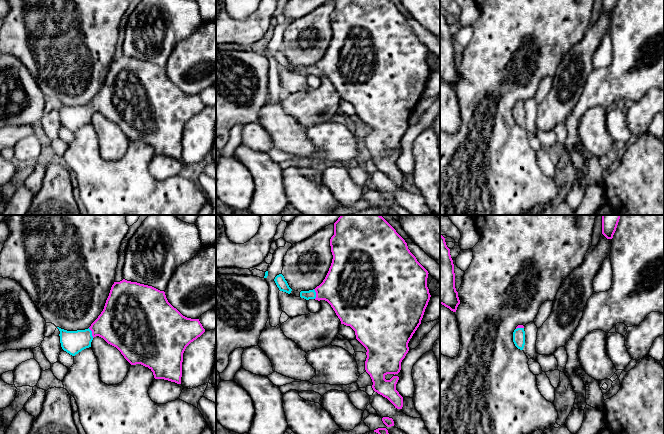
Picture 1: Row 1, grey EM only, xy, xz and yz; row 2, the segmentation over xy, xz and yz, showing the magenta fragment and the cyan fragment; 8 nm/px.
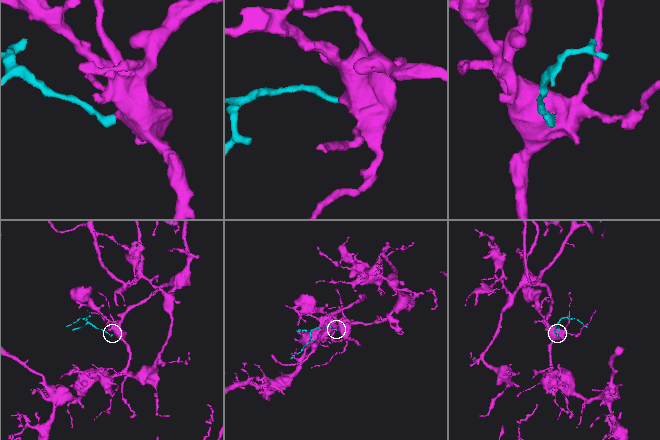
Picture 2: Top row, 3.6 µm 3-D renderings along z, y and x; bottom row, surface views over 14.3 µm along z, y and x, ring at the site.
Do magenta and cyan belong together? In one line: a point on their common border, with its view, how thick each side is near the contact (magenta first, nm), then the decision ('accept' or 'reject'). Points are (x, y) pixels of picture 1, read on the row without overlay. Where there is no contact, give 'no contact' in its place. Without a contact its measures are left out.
contact xy (92, 109); calibres 380 and 190 nm; accept

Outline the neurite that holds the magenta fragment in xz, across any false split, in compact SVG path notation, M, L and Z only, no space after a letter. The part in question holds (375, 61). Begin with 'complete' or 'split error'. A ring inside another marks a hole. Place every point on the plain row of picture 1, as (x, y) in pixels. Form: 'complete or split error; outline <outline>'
split error; outline M334 0L334 11L330 15L331 28L333 31L332 39L329 47L323 58L313 66L301 67L300 73L306 76L325 76L327 77L336 91L341 97L341 100L350 102L356 111L356 115L366 124L367 134L365 137L365 146L370 151L375 168L387 174L397 185L403 183L403 173L396 166L396 160L399 156L397 150L401 146L401 138L409 127L408 119L413 110L421 100L425 85L430 76L430 69L427 63L428 47L417 37L416 33L408 25L405 16L396 8L390 0Z

